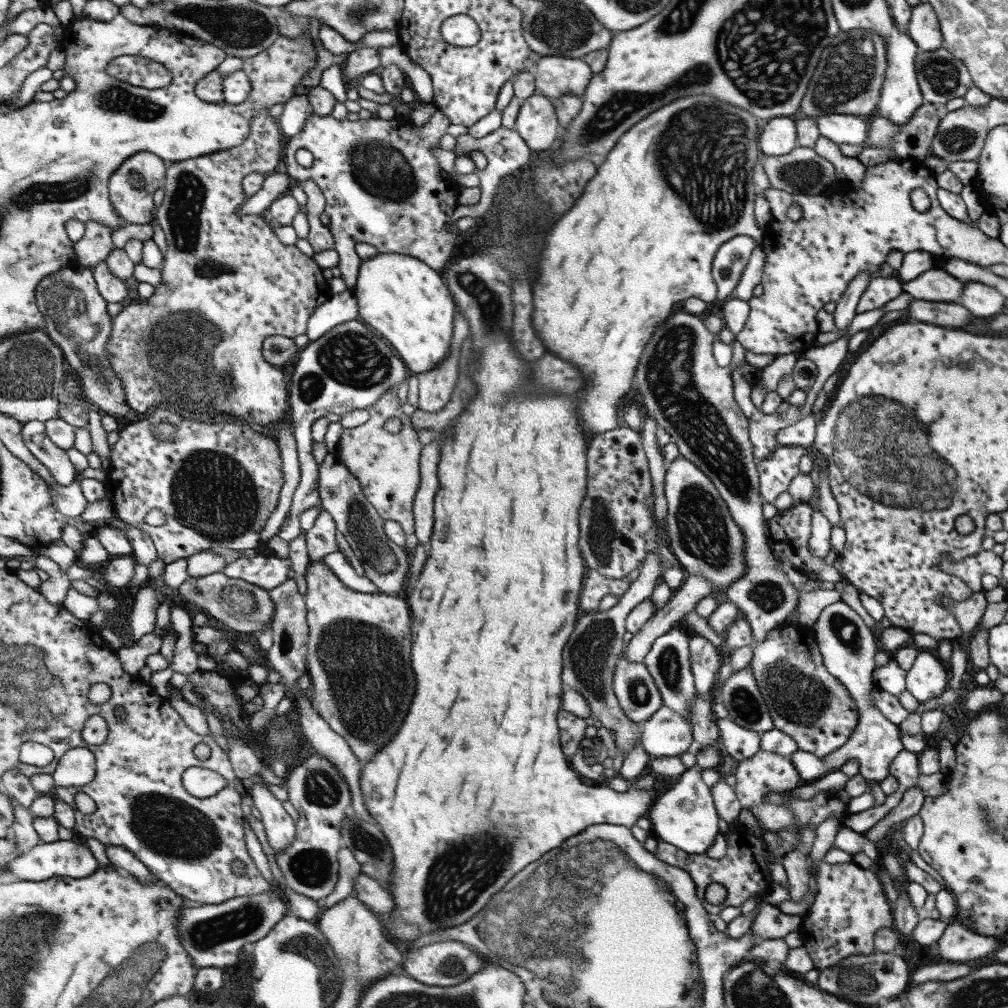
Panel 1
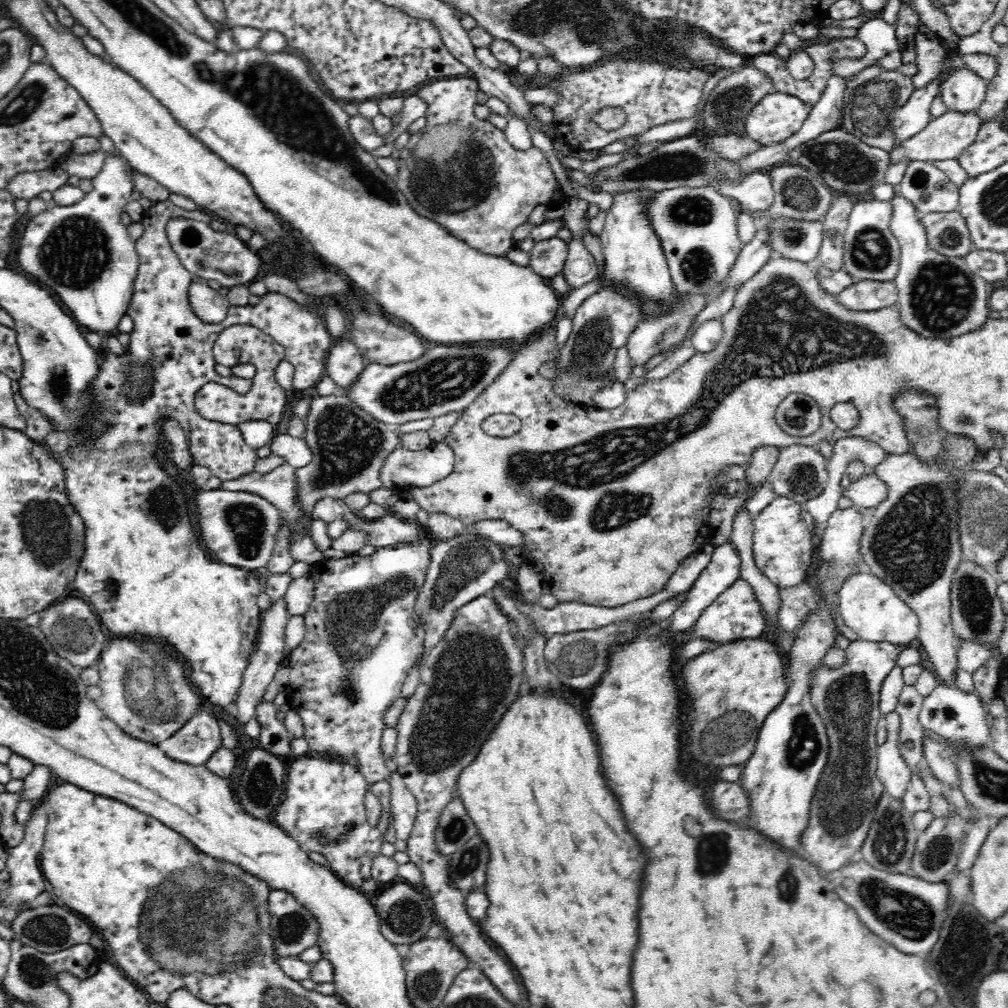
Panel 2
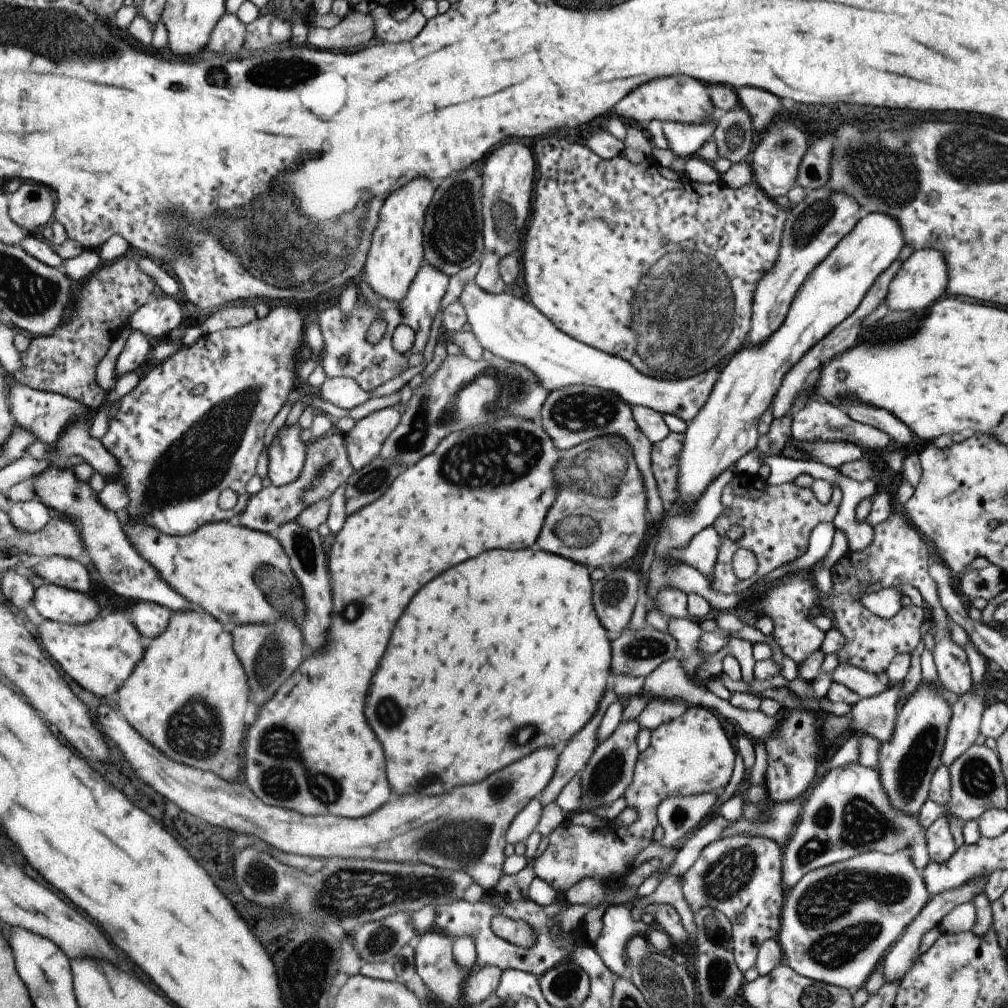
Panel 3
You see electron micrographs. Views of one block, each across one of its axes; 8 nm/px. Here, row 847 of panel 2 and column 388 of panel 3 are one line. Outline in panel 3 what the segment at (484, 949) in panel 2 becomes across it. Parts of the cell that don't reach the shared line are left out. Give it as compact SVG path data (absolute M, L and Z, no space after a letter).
M391 406L359 420L355 428L349 434L345 434L349 458L355 466L355 472L363 470L375 458L381 456L385 442L401 426L401 422L403 422L403 414L397 410L397 406Z

